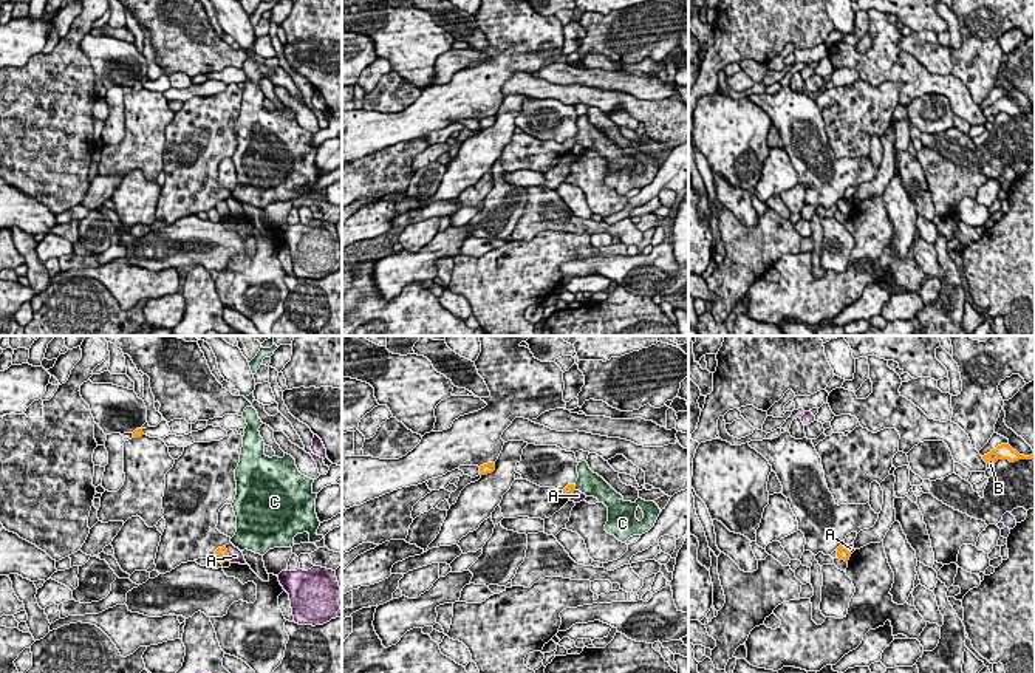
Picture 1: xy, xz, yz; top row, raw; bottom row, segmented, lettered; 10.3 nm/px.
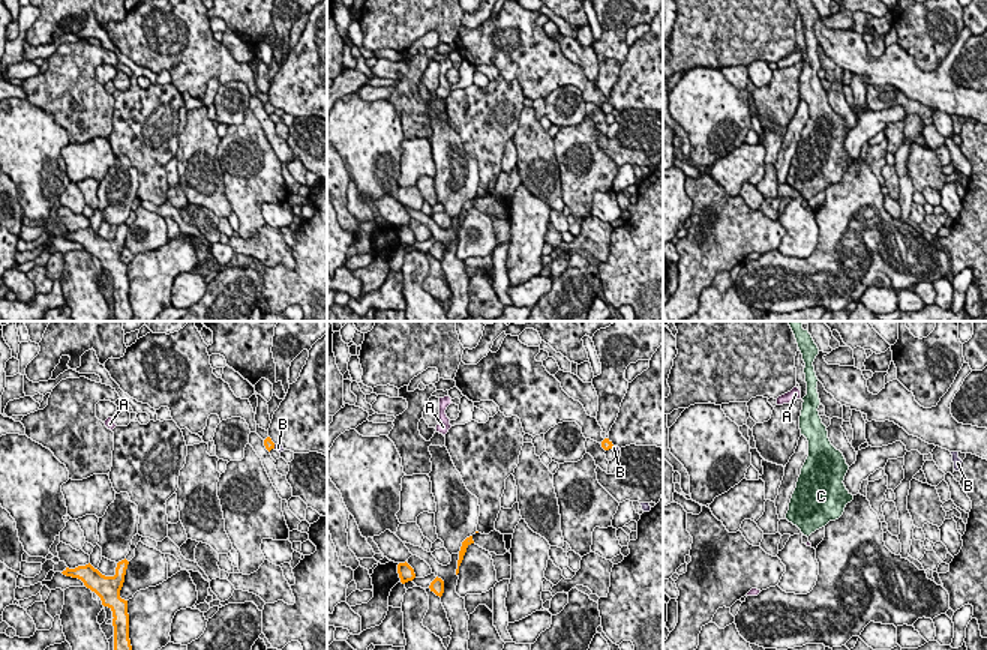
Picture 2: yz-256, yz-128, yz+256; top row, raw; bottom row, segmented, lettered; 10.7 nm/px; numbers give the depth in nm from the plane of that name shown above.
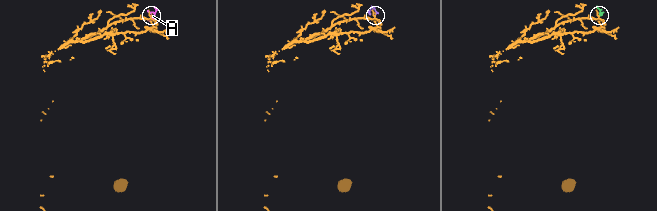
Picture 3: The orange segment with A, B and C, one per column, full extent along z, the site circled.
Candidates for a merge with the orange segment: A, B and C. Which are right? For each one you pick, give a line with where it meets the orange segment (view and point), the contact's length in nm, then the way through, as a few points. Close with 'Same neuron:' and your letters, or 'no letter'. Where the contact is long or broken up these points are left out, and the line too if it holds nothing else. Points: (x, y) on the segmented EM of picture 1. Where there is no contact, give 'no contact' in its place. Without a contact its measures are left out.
Same neuron: no letter

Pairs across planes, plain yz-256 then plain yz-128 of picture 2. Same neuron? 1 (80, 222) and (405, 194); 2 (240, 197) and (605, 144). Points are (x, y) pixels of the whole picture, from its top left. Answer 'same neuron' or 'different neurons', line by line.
1: different neurons
2: different neurons

